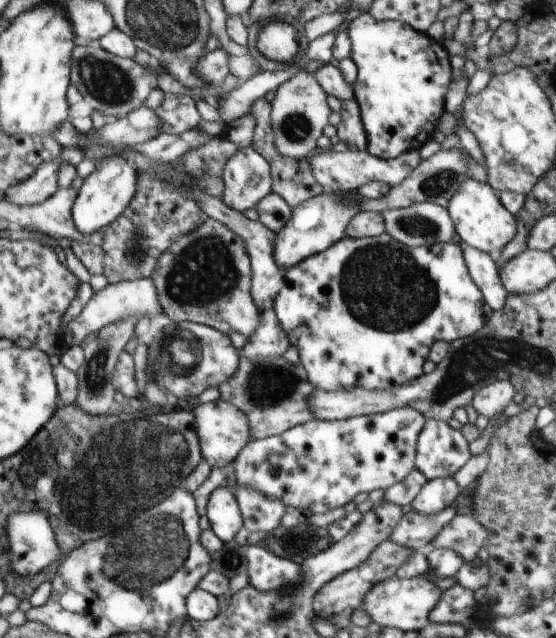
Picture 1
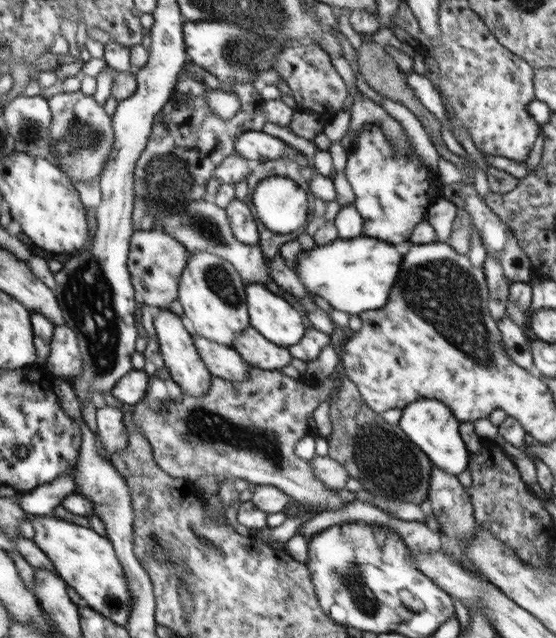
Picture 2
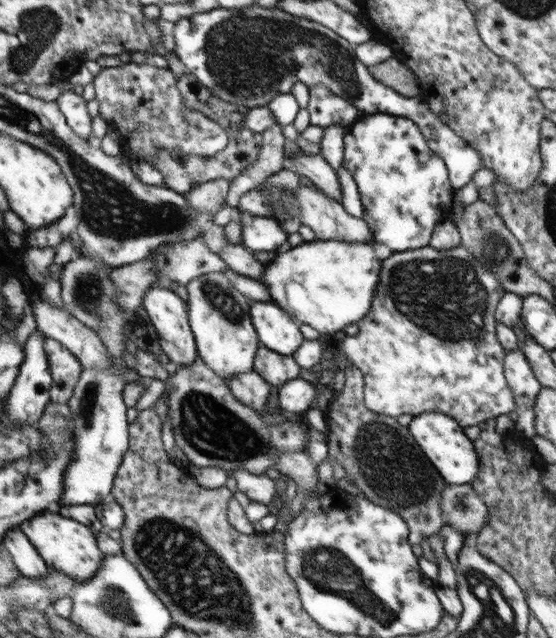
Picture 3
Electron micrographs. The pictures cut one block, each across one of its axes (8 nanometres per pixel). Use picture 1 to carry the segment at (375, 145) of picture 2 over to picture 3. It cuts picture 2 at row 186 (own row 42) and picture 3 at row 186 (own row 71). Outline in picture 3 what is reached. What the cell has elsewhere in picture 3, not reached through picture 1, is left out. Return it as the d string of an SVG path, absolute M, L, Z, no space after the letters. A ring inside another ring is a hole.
M363 114L347 127L343 141L343 168L356 182L363 205L363 220L371 229L374 241L386 244L394 253L427 247L437 224L452 214L454 191L449 183L447 167L430 151L418 125L403 116Z

